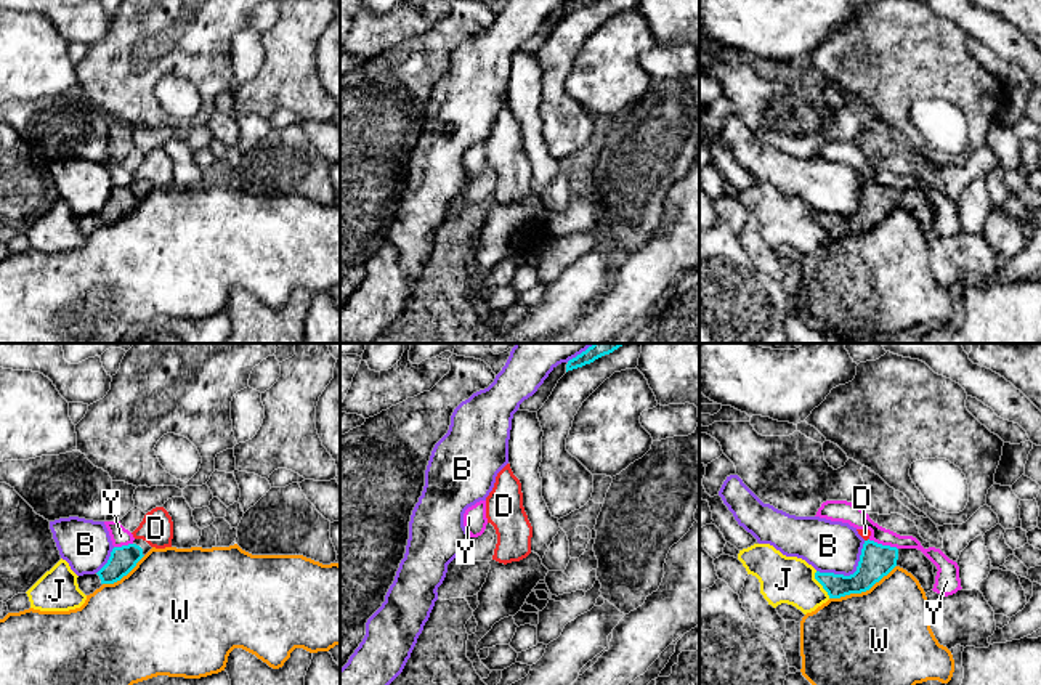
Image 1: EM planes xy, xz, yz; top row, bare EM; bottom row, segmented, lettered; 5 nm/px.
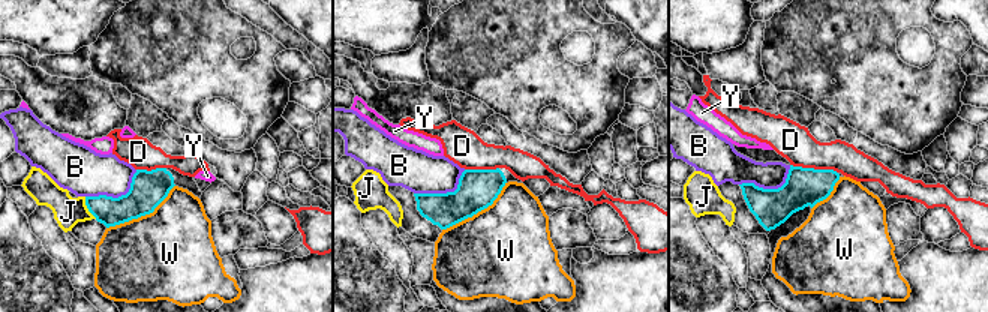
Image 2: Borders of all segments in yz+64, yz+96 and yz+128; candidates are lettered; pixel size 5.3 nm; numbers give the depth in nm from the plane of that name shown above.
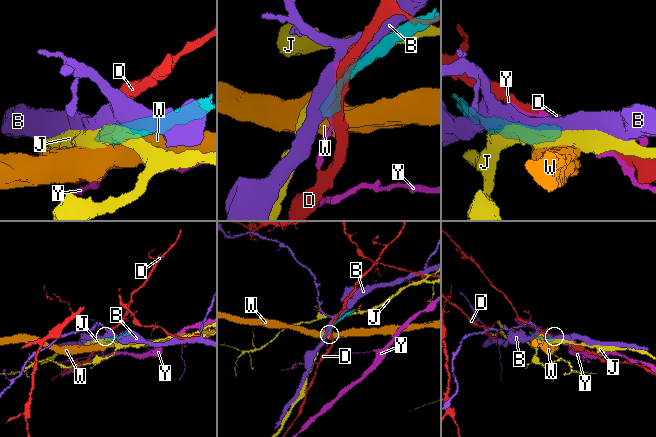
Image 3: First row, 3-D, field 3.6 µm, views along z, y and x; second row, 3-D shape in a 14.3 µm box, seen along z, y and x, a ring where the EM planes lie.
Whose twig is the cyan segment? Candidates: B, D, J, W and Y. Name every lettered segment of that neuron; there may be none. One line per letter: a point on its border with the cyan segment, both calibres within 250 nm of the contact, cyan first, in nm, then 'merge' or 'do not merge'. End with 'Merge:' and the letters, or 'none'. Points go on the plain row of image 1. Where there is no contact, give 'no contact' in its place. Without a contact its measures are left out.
B: contact yz (850, 215); calibres 170 and 260 nm; do not merge
D: contact yz (868, 180); calibres 170 and 50 nm; do not merge
J: contact yz (820, 223); calibres 130 and 240 nm; do not merge
W: contact yz (862, 231); calibres 170 and 480 nm; do not merge
Y: contact yz (881, 185); calibres 170 and 110 nm; do not merge
Merge: none

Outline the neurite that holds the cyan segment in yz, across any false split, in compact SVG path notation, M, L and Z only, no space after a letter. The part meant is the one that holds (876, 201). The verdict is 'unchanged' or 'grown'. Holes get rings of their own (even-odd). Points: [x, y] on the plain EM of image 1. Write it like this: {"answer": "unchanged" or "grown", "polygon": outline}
{"answer": "grown", "polygon": "M865 181L857 212L850 217L834 213L815 213L815 220L828 233L829 239L869 231L895 207L911 213L924 229L930 233L935 225L932 202L917 189L897 189L874 181Z"}

